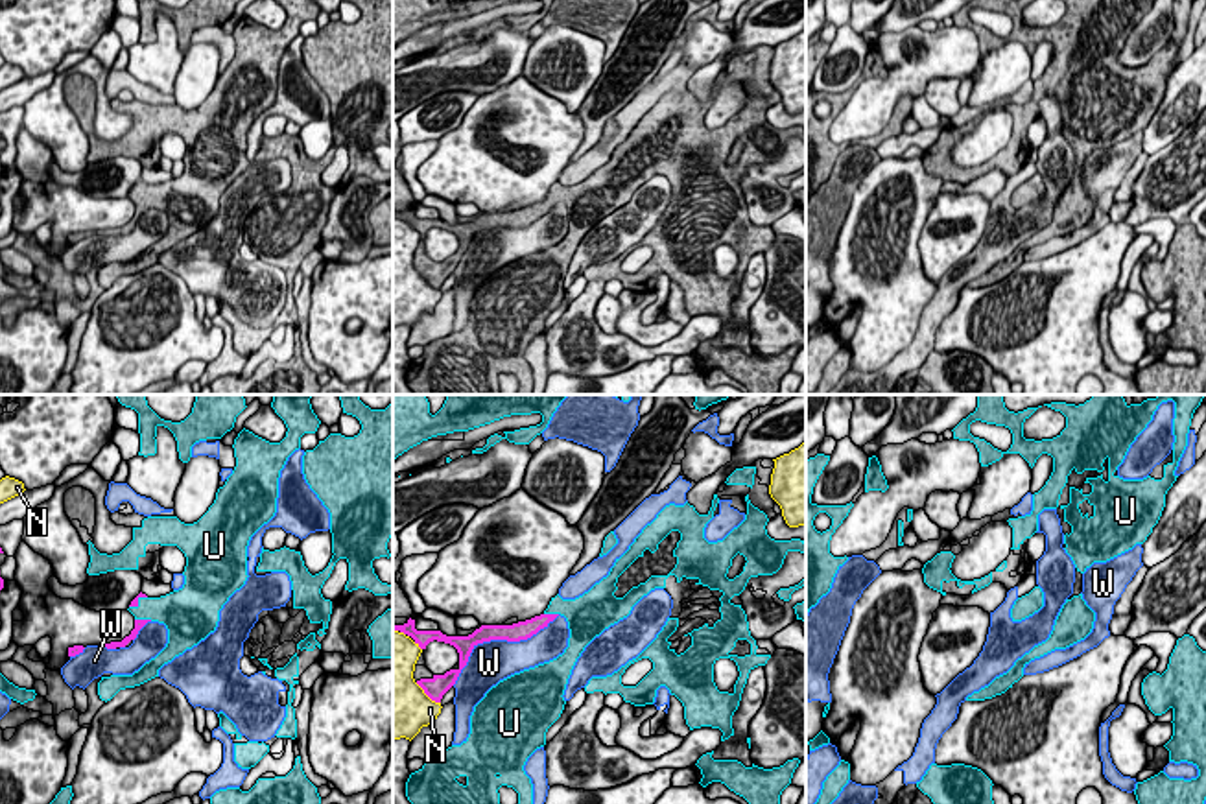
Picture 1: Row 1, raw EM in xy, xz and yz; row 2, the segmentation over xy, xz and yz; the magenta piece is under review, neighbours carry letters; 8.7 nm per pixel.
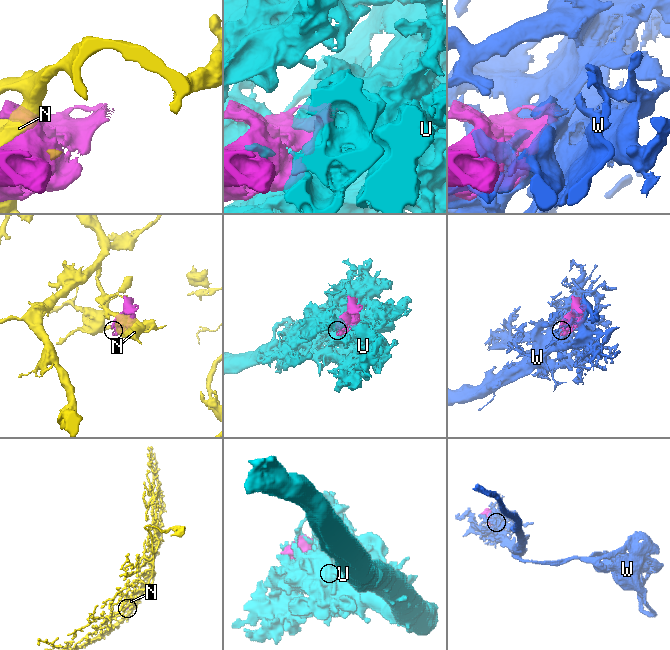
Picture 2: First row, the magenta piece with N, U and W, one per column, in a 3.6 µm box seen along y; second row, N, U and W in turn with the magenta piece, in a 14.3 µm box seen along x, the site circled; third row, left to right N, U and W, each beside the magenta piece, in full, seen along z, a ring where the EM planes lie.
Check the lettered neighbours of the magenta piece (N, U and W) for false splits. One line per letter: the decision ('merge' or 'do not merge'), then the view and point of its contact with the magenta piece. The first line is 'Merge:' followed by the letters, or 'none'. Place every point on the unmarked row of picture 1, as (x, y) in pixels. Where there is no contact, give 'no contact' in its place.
Merge: U
N: do not merge; contact xz (428, 283)
U: merge; contact xy (144, 207)
W: do not merge; contact xz (498, 225)

